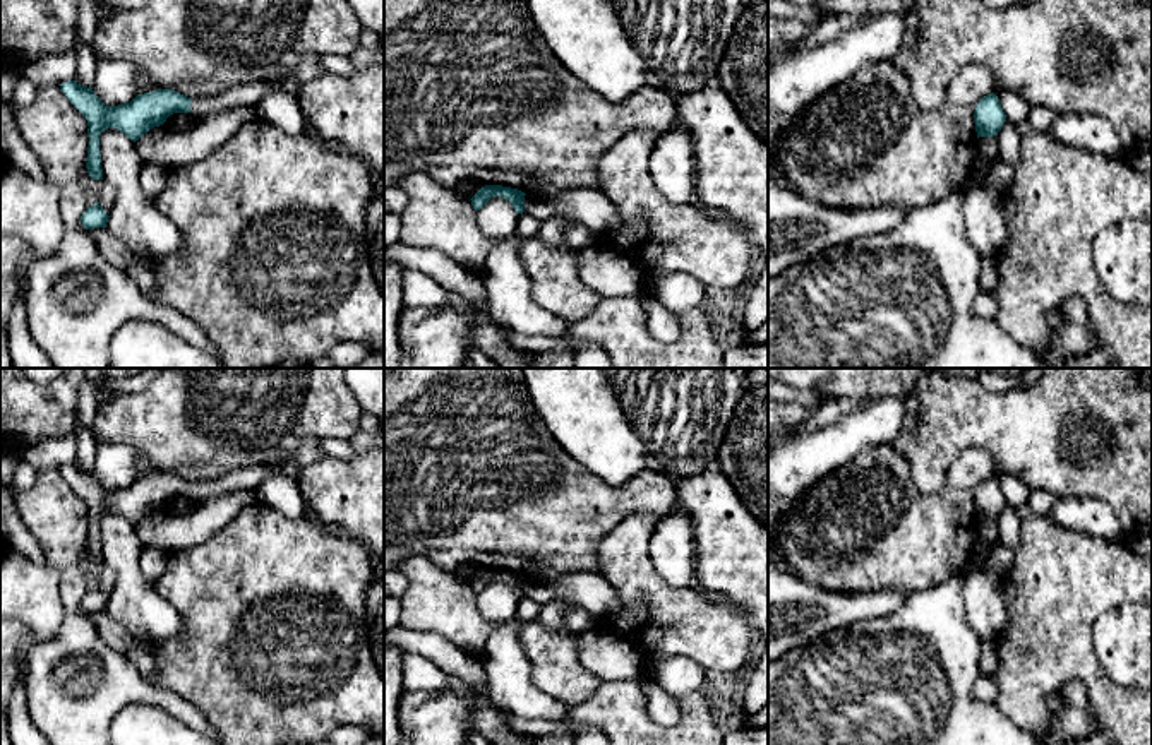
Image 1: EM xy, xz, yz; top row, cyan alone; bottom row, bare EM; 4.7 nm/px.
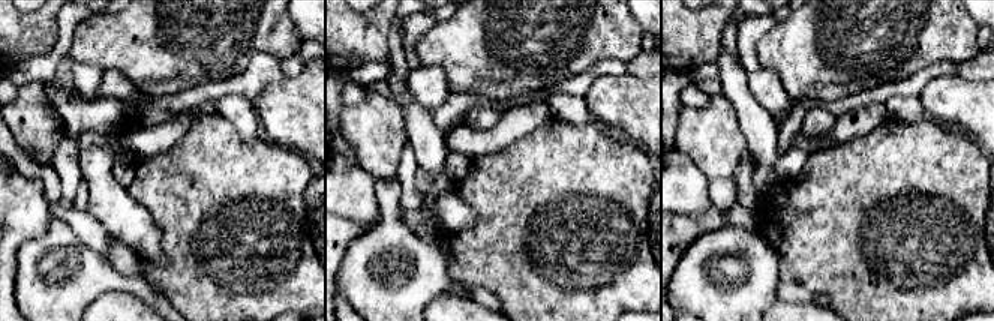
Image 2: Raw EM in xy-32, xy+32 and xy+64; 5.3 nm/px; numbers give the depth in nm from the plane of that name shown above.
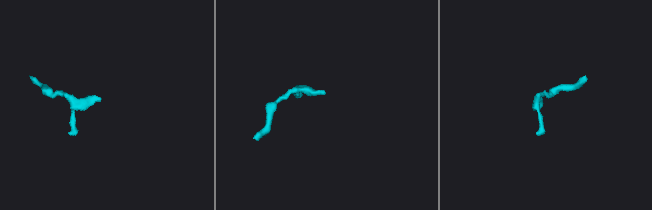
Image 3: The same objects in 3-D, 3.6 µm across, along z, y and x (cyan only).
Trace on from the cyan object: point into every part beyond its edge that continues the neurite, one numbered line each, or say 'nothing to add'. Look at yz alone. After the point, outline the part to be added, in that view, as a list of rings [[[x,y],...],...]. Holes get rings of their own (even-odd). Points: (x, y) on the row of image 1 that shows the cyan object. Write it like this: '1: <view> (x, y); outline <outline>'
nothing to add

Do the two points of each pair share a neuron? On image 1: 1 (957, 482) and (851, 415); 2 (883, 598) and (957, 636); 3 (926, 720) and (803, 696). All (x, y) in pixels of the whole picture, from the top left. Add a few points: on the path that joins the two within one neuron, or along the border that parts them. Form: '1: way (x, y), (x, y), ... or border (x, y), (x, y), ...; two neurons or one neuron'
1: border (892, 442), (866, 446), (854, 458); two neurons
2: border (907, 596), (888, 617), (863, 620); two neurons
3: way (895, 720), (834, 720); one neuron

